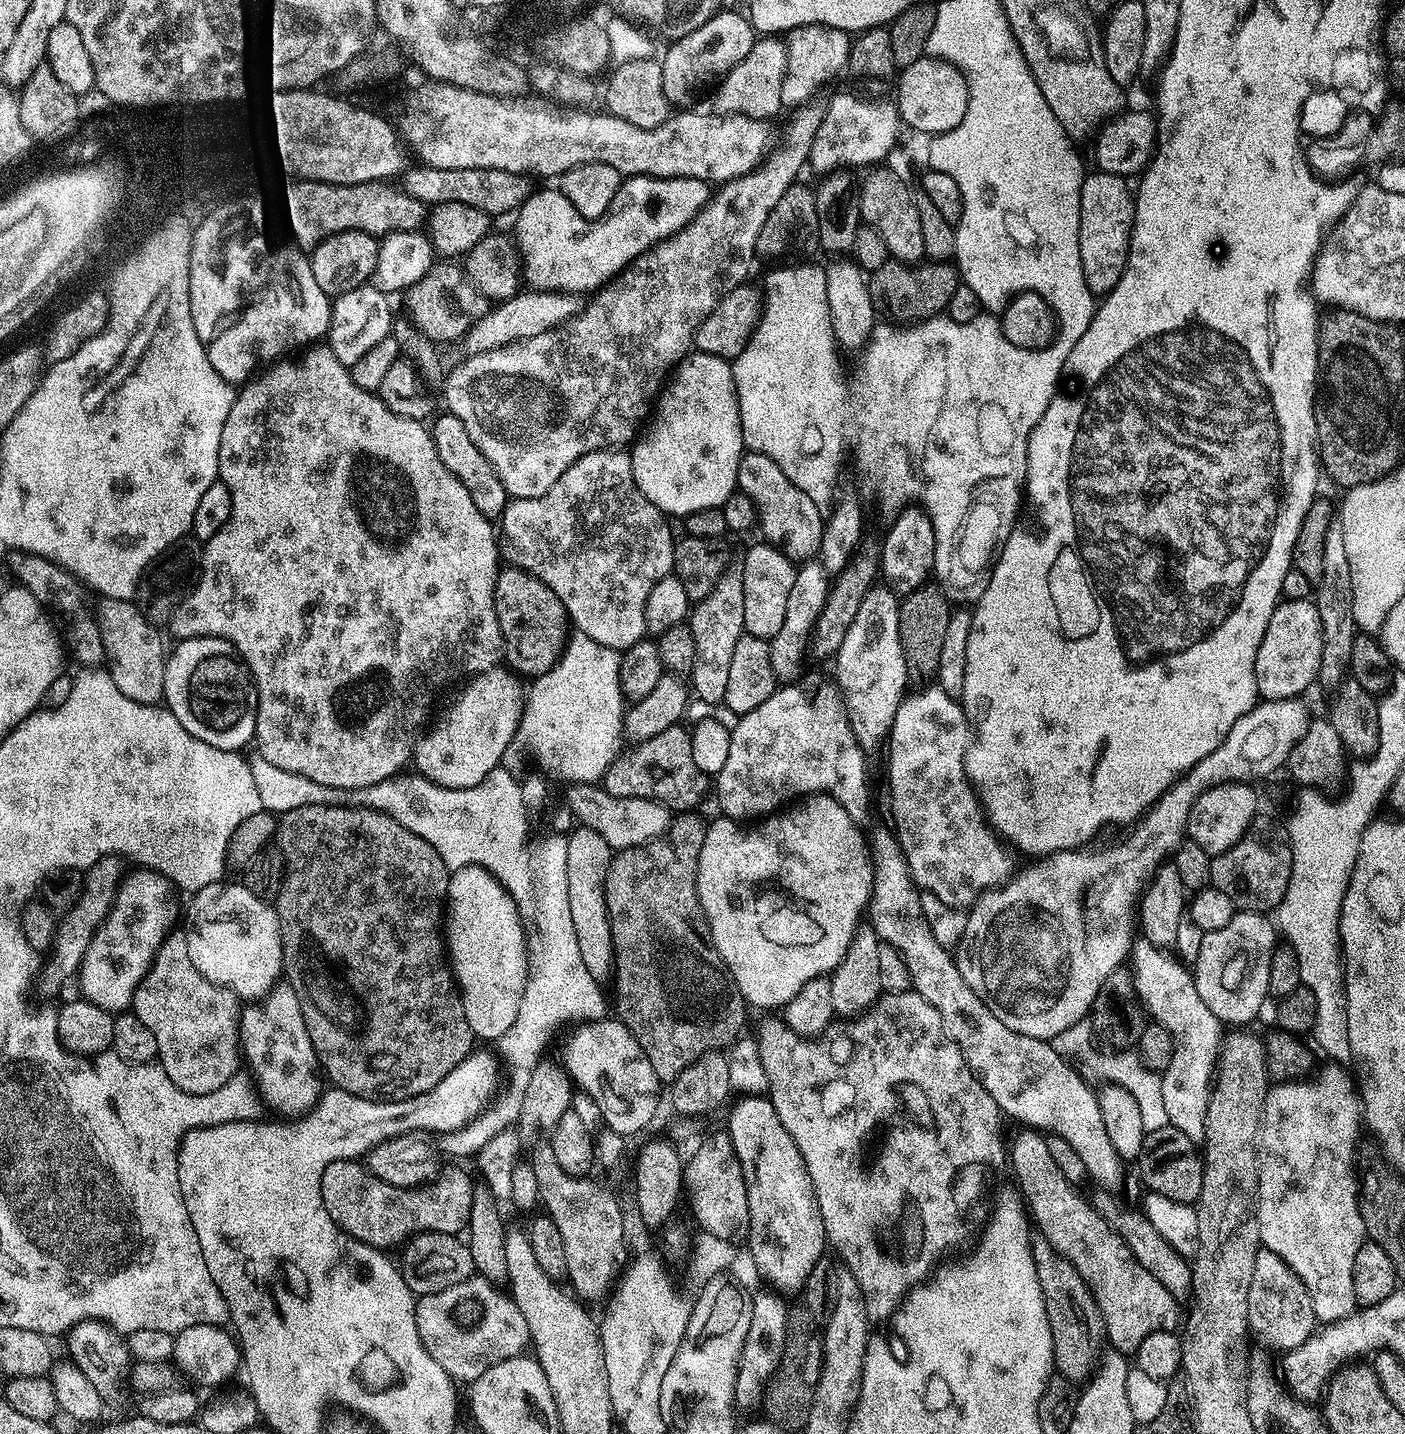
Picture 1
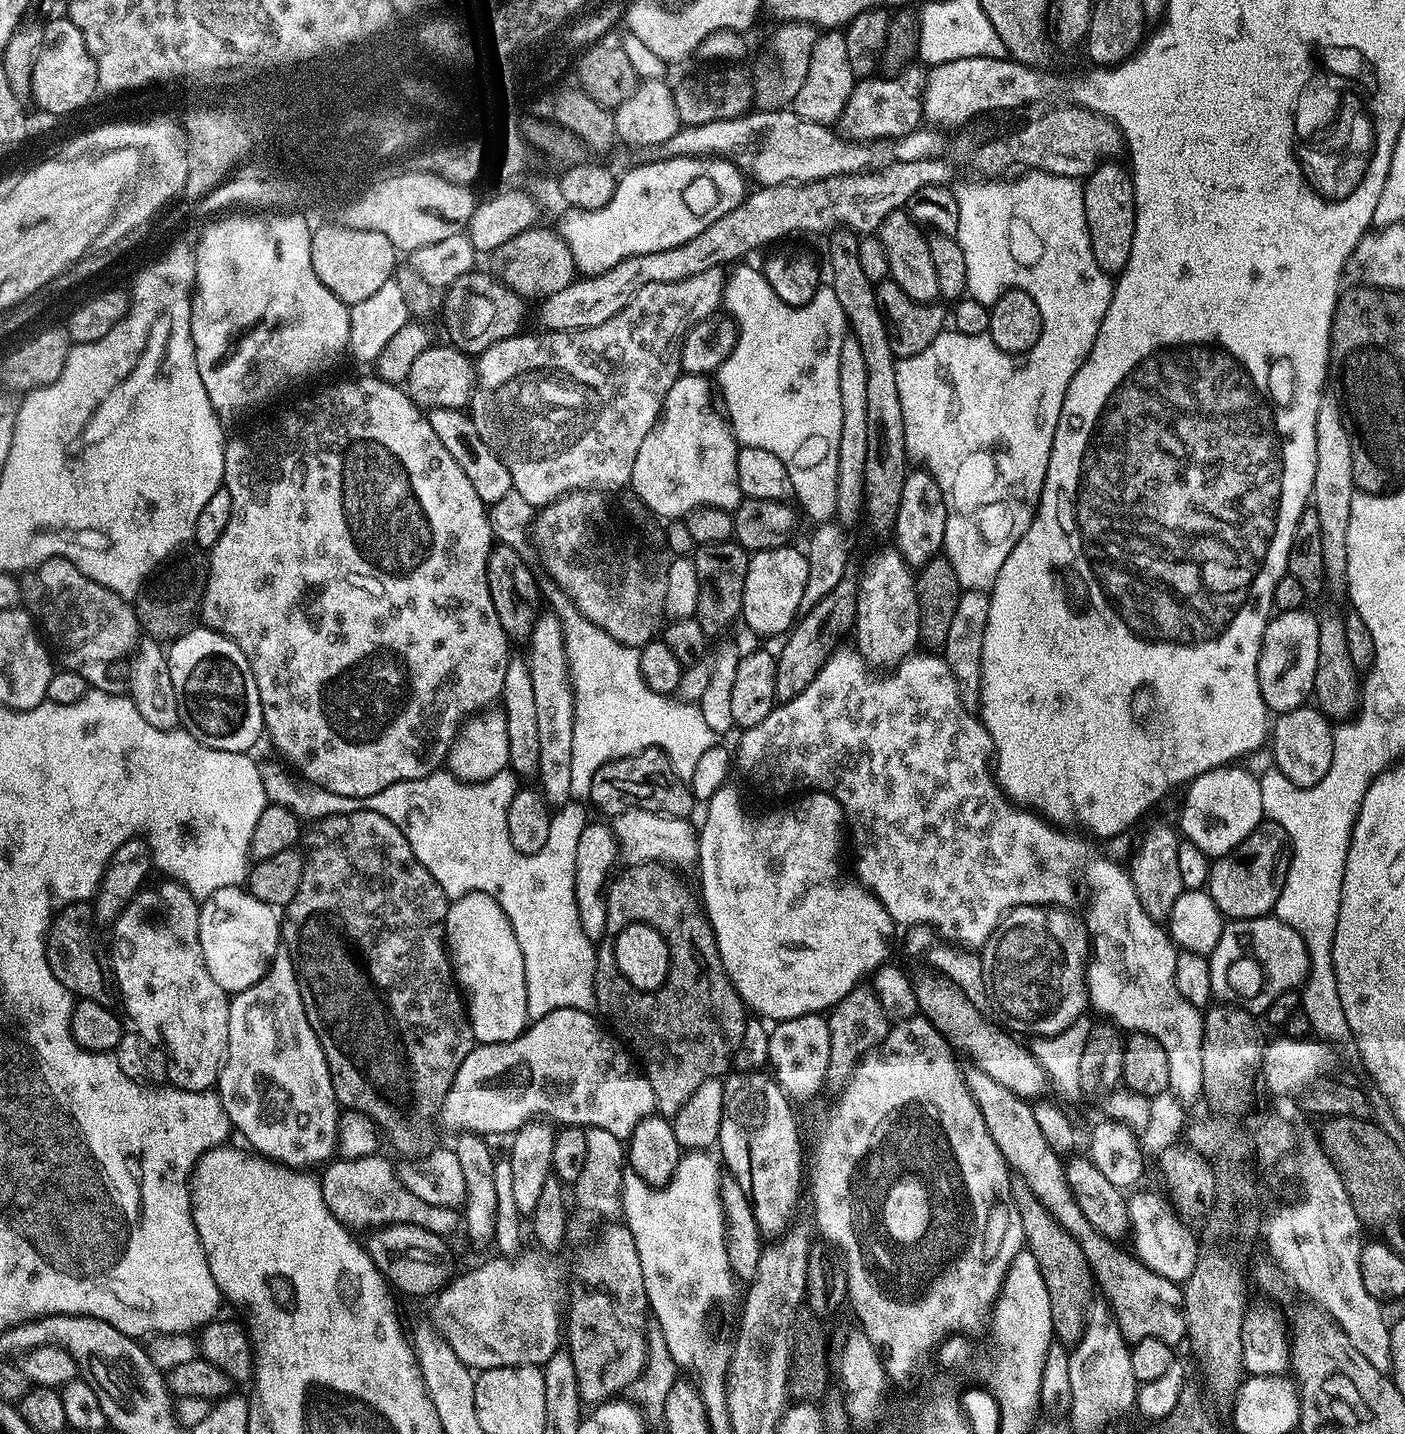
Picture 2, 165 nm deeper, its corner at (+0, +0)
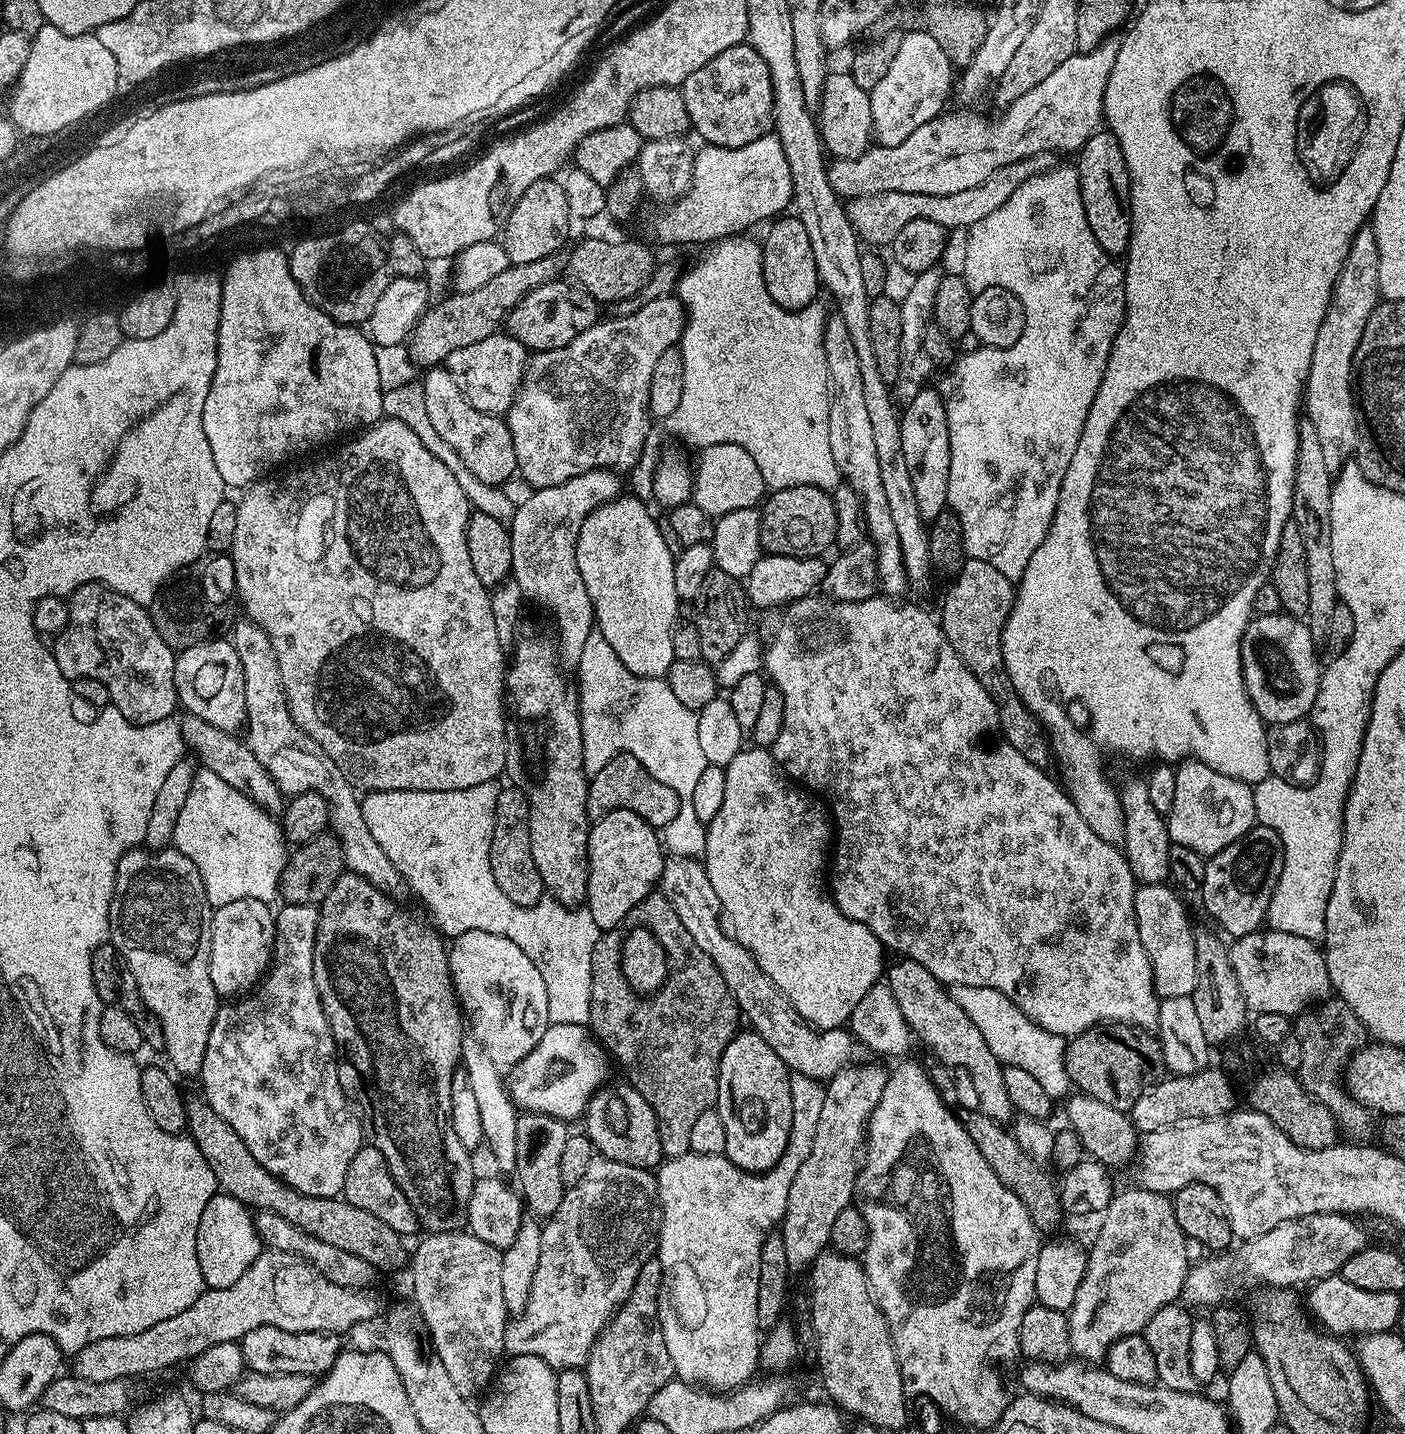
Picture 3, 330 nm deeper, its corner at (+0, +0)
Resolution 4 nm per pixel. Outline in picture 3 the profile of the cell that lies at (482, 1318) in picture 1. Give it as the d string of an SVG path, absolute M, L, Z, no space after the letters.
M599 1154L593 1155L590 1162L590 1170L586 1170L586 1175L582 1177L582 1182L578 1182L573 1188L565 1188L562 1206L543 1225L541 1257L538 1259L537 1272L534 1274L532 1289L528 1295L526 1306L521 1312L509 1323L507 1330L504 1332L504 1350L509 1357L514 1356L533 1356L542 1358L550 1367L557 1370L566 1368L583 1369L588 1362L588 1355L594 1346L604 1327L608 1325L616 1309L623 1304L624 1299L634 1290L634 1282L638 1282L638 1274L646 1262L653 1259L656 1254L656 1241L660 1235L660 1226L658 1223L658 1197L656 1194L656 1177L647 1168L638 1166L626 1166L626 1162L614 1162L610 1158Z

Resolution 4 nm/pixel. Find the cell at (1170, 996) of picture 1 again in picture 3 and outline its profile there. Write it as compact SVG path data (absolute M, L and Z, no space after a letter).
M876 594L869 600L856 602L836 601L829 598L816 599L796 600L779 613L779 616L781 615L780 625L777 626L772 641L767 641L764 650L763 671L767 673L770 680L770 675L772 675L771 683L780 689L784 699L782 734L778 734L778 738L772 743L770 751L787 776L792 777L797 784L803 786L809 793L815 794L827 805L830 809L831 819L838 829L838 835L834 840L834 859L830 864L830 895L842 910L842 914L846 914L846 918L850 918L854 922L865 924L878 937L885 949L892 951L893 948L896 954L901 957L914 962L922 962L922 966L926 966L926 970L930 970L930 974L934 974L934 978L938 978L941 984L945 986L954 984L958 986L990 986L994 990L1006 994L1006 998L1015 1002L1017 1007L1028 1016L1029 1020L1033 1020L1036 1024L1042 1025L1046 1030L1050 1030L1059 1036L1073 1038L1080 1032L1096 1025L1103 1025L1105 1022L1131 1025L1133 1028L1145 1030L1155 1029L1159 1022L1161 997L1156 995L1156 983L1150 966L1150 958L1146 954L1146 946L1142 946L1142 938L1138 934L1138 922L1134 910L1138 881L1134 878L1123 851L1110 842L1102 842L1102 838L1098 838L1098 834L1094 834L1094 830L1090 830L1090 826L1086 826L1086 818L1082 818L1082 814L1078 814L1078 806L1068 797L1063 787L1057 781L1055 784L1047 776L1049 773L1045 769L1034 766L1034 762L1030 762L1030 758L1018 754L1018 750L1014 750L1012 743L1004 739L1003 735L997 731L996 707L990 698L990 694L986 694L986 690L978 682L978 678L974 678L974 674L970 674L970 670L964 665L962 658L958 658L954 646L950 646L950 642L935 615L931 616L926 609L919 608L916 604L899 604L901 602L899 599L885 598L880 594Z

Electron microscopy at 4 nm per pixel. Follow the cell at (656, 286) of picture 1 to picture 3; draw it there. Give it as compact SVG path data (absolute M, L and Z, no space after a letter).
M675 294L659 296L653 300L647 300L641 308L630 314L625 316L613 315L611 319L601 319L594 326L590 326L590 330L582 330L582 334L578 334L574 338L574 342L554 350L535 353L528 361L528 368L524 372L524 381L521 382L520 390L516 393L516 400L506 414L506 423L510 430L510 438L514 438L514 454L516 455L519 479L524 479L529 484L529 489L558 486L559 483L565 483L568 479L578 478L580 474L586 474L587 471L594 471L599 468L619 474L627 473L638 462L645 444L649 443L648 427L654 424L653 417L648 410L650 378L654 378L654 366L658 366L658 358L662 358L662 354L666 354L666 350L676 348L680 343L680 336L684 332L686 319L684 303Z

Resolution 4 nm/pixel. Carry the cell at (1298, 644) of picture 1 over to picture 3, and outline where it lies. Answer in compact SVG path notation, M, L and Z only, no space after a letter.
M1270 614L1249 620L1240 643L1242 674L1250 702L1265 725L1303 720L1316 707L1322 675L1322 660L1316 657L1316 648L1317 641L1312 639L1312 631L1303 619L1287 614Z

